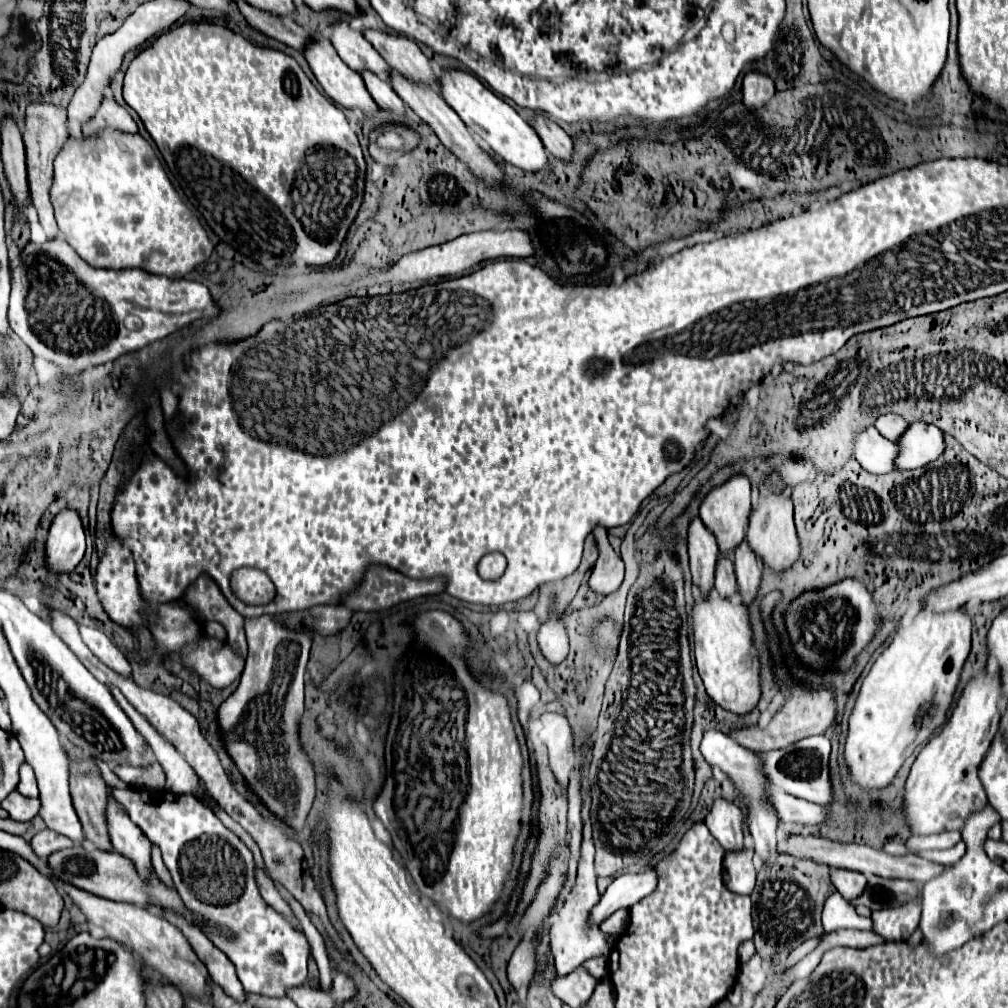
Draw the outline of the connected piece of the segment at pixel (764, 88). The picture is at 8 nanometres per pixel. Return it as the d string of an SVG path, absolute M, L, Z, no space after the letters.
M749 72L743 78L743 104L749 110L763 108L771 100L771 96L775 96L775 86L767 76L759 72Z

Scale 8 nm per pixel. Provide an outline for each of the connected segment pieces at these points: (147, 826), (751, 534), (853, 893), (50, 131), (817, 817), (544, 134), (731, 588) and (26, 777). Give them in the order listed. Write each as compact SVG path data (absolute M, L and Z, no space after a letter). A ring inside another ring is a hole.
M115 788L113 794L125 806L129 818L161 848L175 888L193 916L205 920L209 926L223 924L235 932L235 940L215 936L211 940L235 964L245 992L281 998L287 988L301 986L307 980L309 944L305 934L287 924L271 906L263 904L255 884L253 854L207 806L193 796L163 790ZM277 956L283 960L277 960Z
M769 472L763 480L763 492L759 496L757 508L751 510L747 530L747 542L753 548L753 552L759 554L761 560L777 572L789 568L799 558L799 540L793 524L793 500L787 492L789 488L785 486L779 472Z
M831 870L831 882L849 904L853 904L867 886L867 878L853 870Z
M31 104L27 108L27 124L23 132L23 142L27 150L27 174L29 174L29 194L31 204L35 206L39 214L39 222L45 228L45 234L49 240L55 240L59 236L57 222L53 216L53 206L49 200L49 190L53 184L53 162L57 152L61 152L63 144L67 142L67 128L65 128L65 110L53 104Z
M777 788L767 790L767 802L781 822L801 822L813 826L827 818L827 810L823 806L795 798L787 792L779 792Z
M537 114L533 128L553 158L557 158L565 164L569 164L573 160L573 140L551 118L547 118L545 114L543 116Z
M719 554L717 566L715 566L715 590L717 594L725 598L733 598L737 590L737 580L733 572L733 560L731 554Z
M27 762L21 766L21 782L19 782L17 790L19 790L23 796L27 796L27 798L39 798L35 774L33 774L33 768L31 768Z

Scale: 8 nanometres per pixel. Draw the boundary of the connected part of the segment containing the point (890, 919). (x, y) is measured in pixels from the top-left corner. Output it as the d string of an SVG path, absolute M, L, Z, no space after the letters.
M917 900L901 908L873 912L871 914L873 932L883 936L885 942L905 942L917 930L919 916L921 916L921 906L917 904Z

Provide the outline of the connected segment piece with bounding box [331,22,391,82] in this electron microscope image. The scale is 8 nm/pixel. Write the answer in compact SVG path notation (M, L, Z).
M347 22L333 24L331 42L341 56L341 60L353 68L355 72L377 72L377 76L383 76L383 80L391 80L391 68L389 64L375 52L375 48L365 40L365 36L359 30L351 30Z

